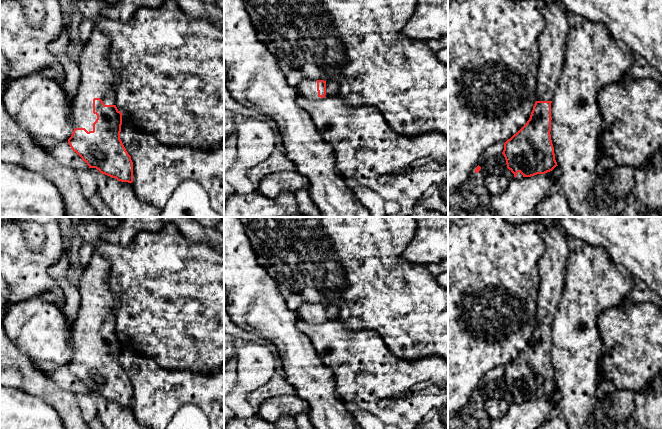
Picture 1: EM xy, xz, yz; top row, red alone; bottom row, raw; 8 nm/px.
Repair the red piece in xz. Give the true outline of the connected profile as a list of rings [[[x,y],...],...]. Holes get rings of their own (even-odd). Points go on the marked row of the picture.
[[[304,79],[298,85],[298,93],[307,100],[321,100],[325,97],[337,96],[339,85],[333,81]]]

